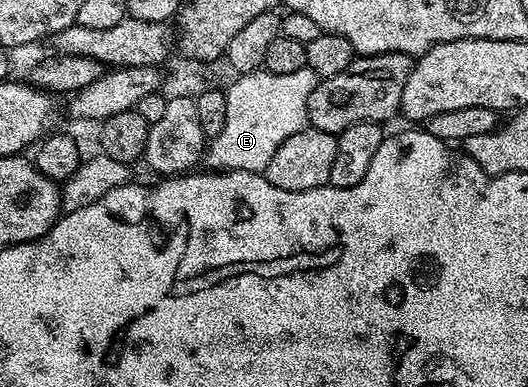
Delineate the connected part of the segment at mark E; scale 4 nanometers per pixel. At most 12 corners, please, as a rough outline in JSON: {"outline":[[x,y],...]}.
{"outline":[[310,67],[238,75],[224,129],[204,156],[216,171],[265,172],[308,126]]}

